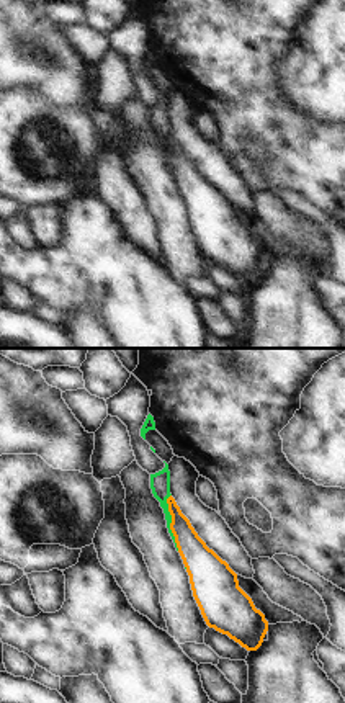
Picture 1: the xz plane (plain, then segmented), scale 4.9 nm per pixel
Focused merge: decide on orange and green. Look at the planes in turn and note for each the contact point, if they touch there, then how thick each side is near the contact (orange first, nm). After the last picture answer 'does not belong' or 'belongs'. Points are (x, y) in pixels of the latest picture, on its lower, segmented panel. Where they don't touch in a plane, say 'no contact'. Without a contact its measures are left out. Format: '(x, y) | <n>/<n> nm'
(172, 522) | 160/100 nm

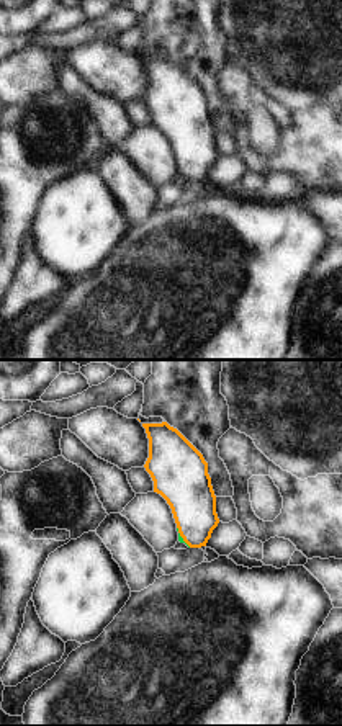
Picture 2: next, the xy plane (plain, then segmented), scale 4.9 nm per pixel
(182, 537) | 240/20 nm

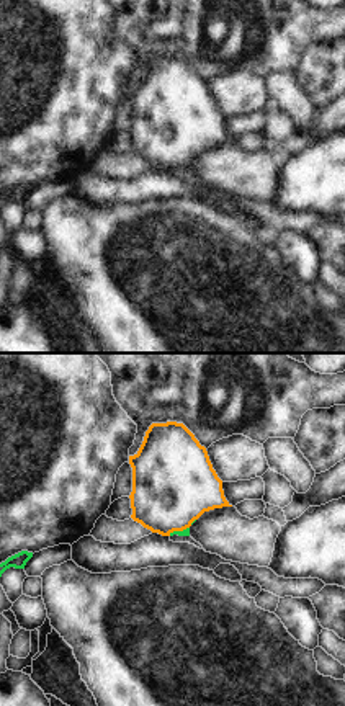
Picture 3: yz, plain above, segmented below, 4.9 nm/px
(179, 530) | 420/30 nm

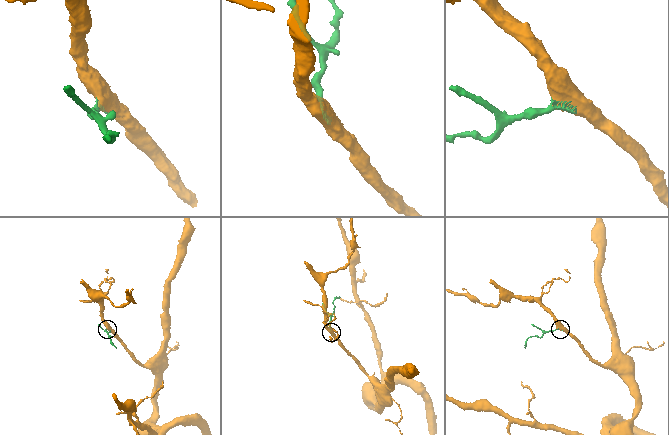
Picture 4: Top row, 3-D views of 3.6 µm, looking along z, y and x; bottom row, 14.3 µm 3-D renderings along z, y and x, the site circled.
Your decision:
belongs

